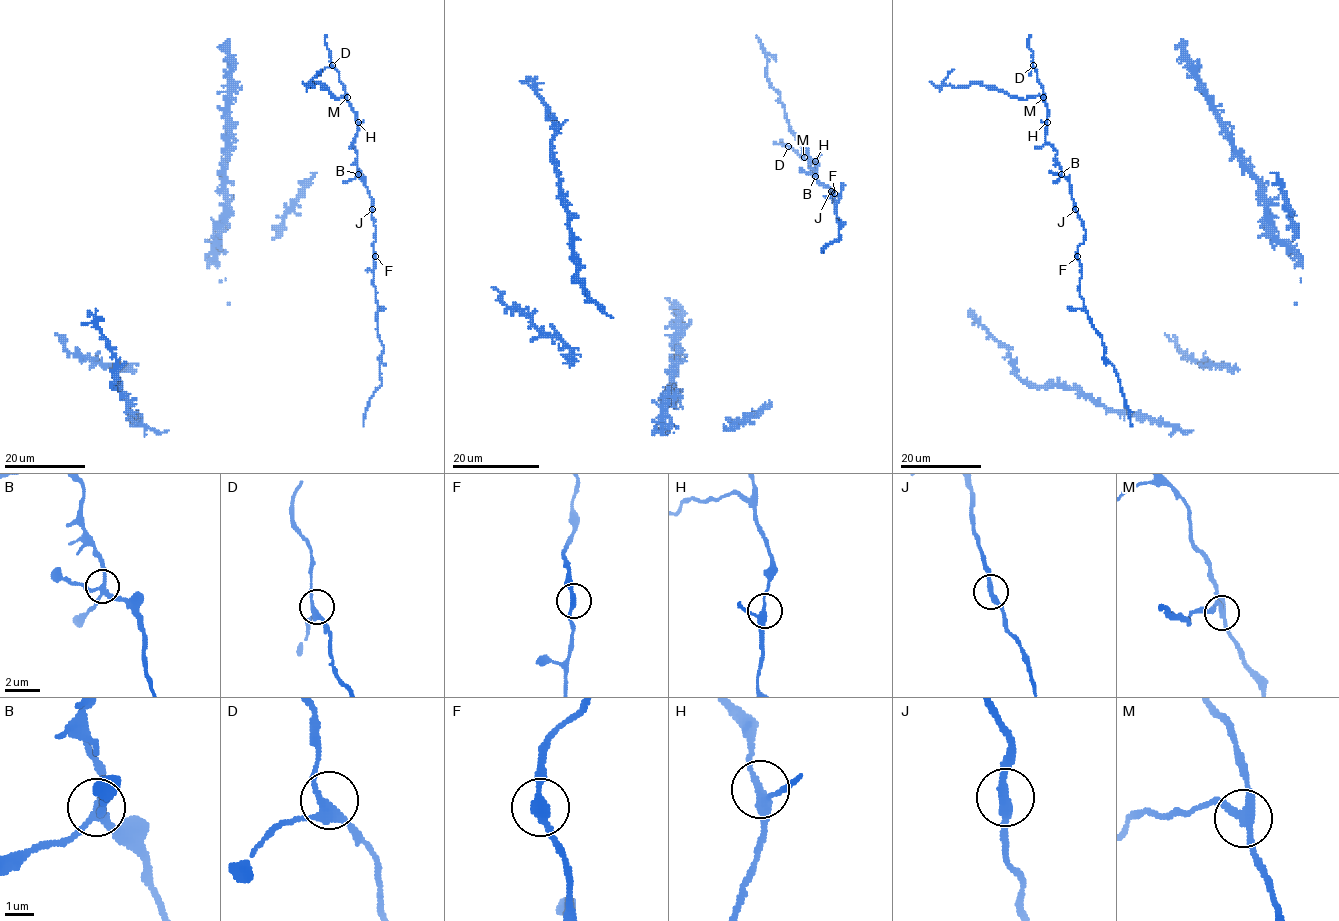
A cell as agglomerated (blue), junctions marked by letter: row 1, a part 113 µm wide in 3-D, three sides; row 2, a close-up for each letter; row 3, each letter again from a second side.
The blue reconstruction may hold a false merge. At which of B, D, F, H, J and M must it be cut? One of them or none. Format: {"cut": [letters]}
{"cut": ["M"]}

